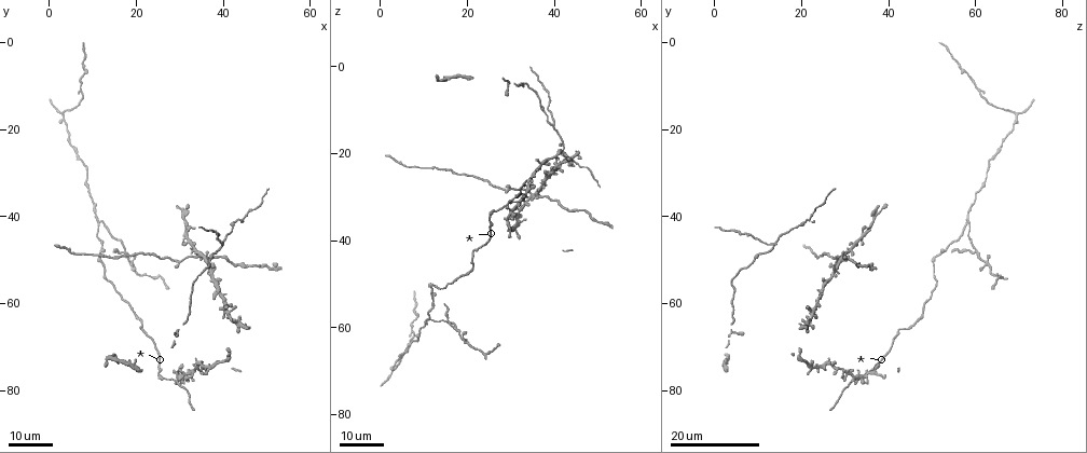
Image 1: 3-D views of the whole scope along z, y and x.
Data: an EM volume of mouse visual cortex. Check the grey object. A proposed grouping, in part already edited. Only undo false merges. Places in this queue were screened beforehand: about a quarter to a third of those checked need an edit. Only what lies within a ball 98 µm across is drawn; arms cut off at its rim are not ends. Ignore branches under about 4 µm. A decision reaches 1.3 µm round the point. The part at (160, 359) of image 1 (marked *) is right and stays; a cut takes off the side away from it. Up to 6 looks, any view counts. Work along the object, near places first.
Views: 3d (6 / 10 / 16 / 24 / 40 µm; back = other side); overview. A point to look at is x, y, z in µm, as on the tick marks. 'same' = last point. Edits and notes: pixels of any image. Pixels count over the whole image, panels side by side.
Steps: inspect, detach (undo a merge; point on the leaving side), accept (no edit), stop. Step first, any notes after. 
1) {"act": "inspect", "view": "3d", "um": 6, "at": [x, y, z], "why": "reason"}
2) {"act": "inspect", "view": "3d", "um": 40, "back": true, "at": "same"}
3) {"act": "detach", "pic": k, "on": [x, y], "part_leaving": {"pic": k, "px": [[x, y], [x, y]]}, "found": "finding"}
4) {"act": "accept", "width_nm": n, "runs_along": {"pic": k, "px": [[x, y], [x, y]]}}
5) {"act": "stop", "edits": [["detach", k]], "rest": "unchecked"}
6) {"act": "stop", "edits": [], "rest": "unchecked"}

{"act": "inspect", "view": "3d", "um": 24, "at": [11.0, 41.0, 57.5], "why": "a fork"}

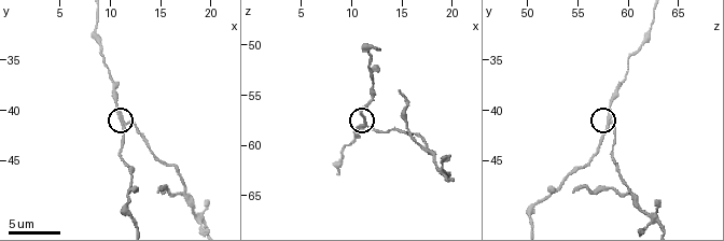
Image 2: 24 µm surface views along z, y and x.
{"act": "inspect", "view": "3d", "um": 6, "at": [11.4, 41.4, 58.0]}

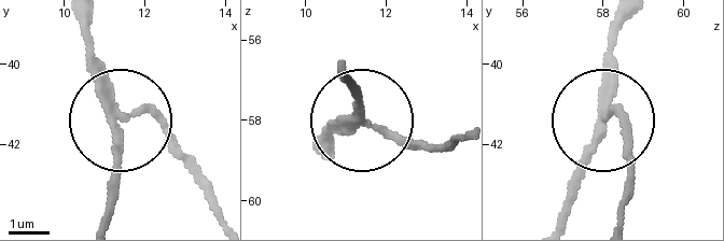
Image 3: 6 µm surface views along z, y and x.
{"act": "detach", "pic": 3, "on": [158, 121], "part_leaving": {"pic": 3, "px": [[105, 85], [114, 102], [156, 123], [218, 215]]}, "found": "a second neuron is stuck on"}

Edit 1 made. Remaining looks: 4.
{"act": "inspect", "view": "3d", "um": 16, "at": [3.5, 18.0, 69.0], "why": "calibre changes"}

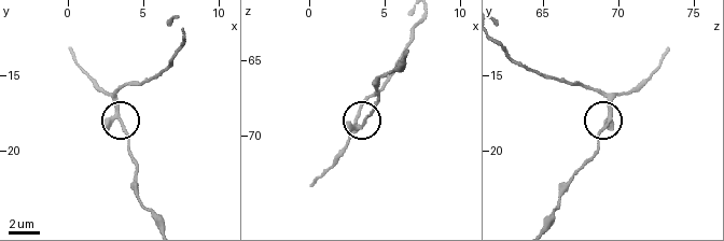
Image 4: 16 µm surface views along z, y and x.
{"act": "inspect", "view": "3d", "um": 6, "at": [3.6, 18.6, 68.8]}

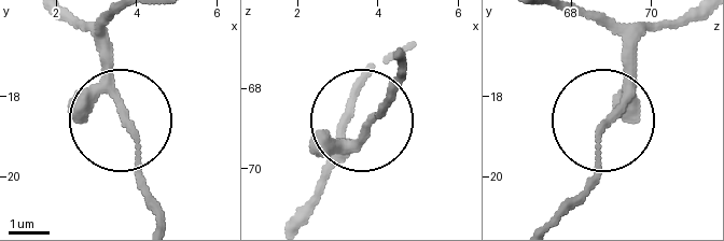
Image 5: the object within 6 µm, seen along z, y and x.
{"act": "accept", "found": "all the same neuron"}

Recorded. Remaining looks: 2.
{"act": "inspect", "view": "3d", "um": 24, "at": [40.0, 46.5, 13.5], "why": "three arms meet"}

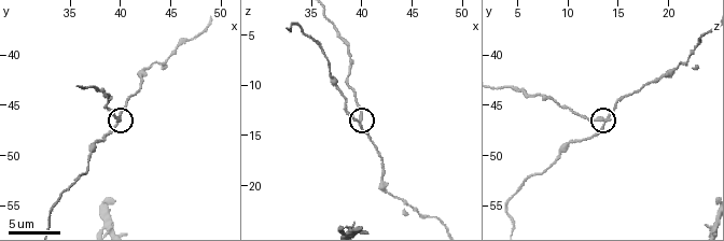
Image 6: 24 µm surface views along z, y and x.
{"act": "inspect", "view": "3d", "um": 6, "at": [40.0, 46.4, 13.4]}

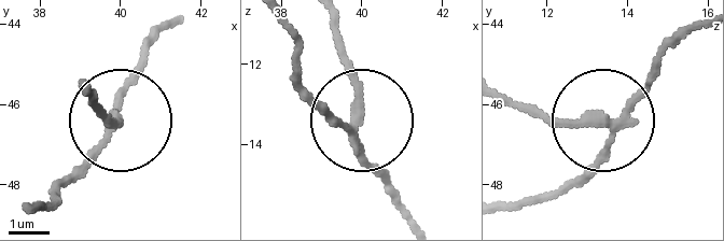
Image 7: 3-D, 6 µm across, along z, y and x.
{"act": "detach", "pic": 7, "on": [110, 119], "part_leaving": {"pic": 7, "px": [[616, 117], [547, 117], [506, 103]]}, "found": "a second neuron is stuck on"}

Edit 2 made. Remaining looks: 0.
{"act": "stop", "edits": [["detach", 3], ["detach", 7]], "rest": "unchecked"}

